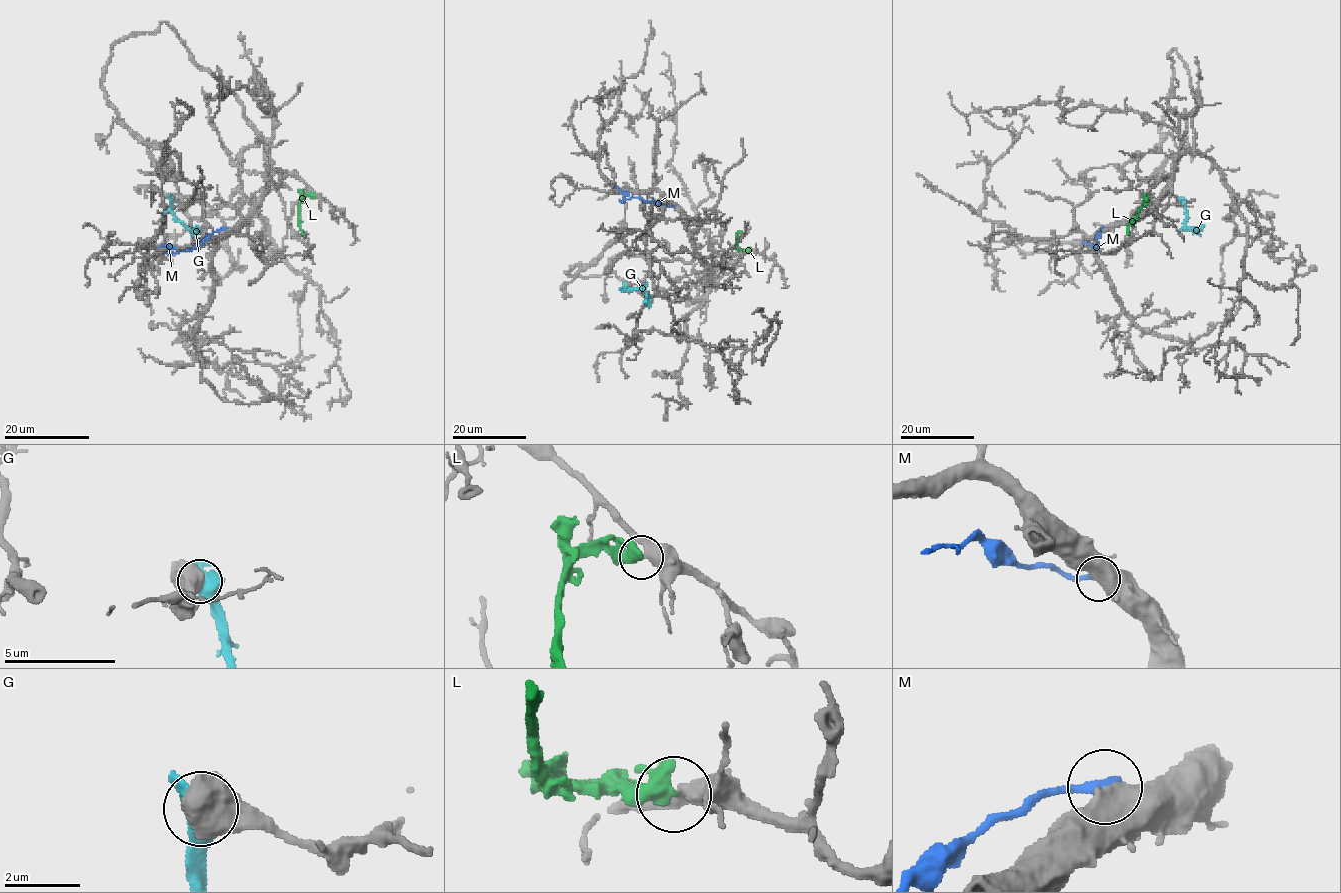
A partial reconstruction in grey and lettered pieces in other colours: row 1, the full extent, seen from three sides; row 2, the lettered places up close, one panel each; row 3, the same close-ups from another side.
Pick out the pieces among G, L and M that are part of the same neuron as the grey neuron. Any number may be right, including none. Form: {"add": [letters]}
{"add": []}

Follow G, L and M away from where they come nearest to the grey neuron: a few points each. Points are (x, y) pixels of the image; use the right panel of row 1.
G: (1181, 200), (1185, 226), (1195, 229), (1204, 225)
L: (1147, 199), (1129, 225), (1127, 233)
M: (1103, 227), (1096, 238), (1098, 244), (1093, 247), (1097, 249), (1083, 243)

